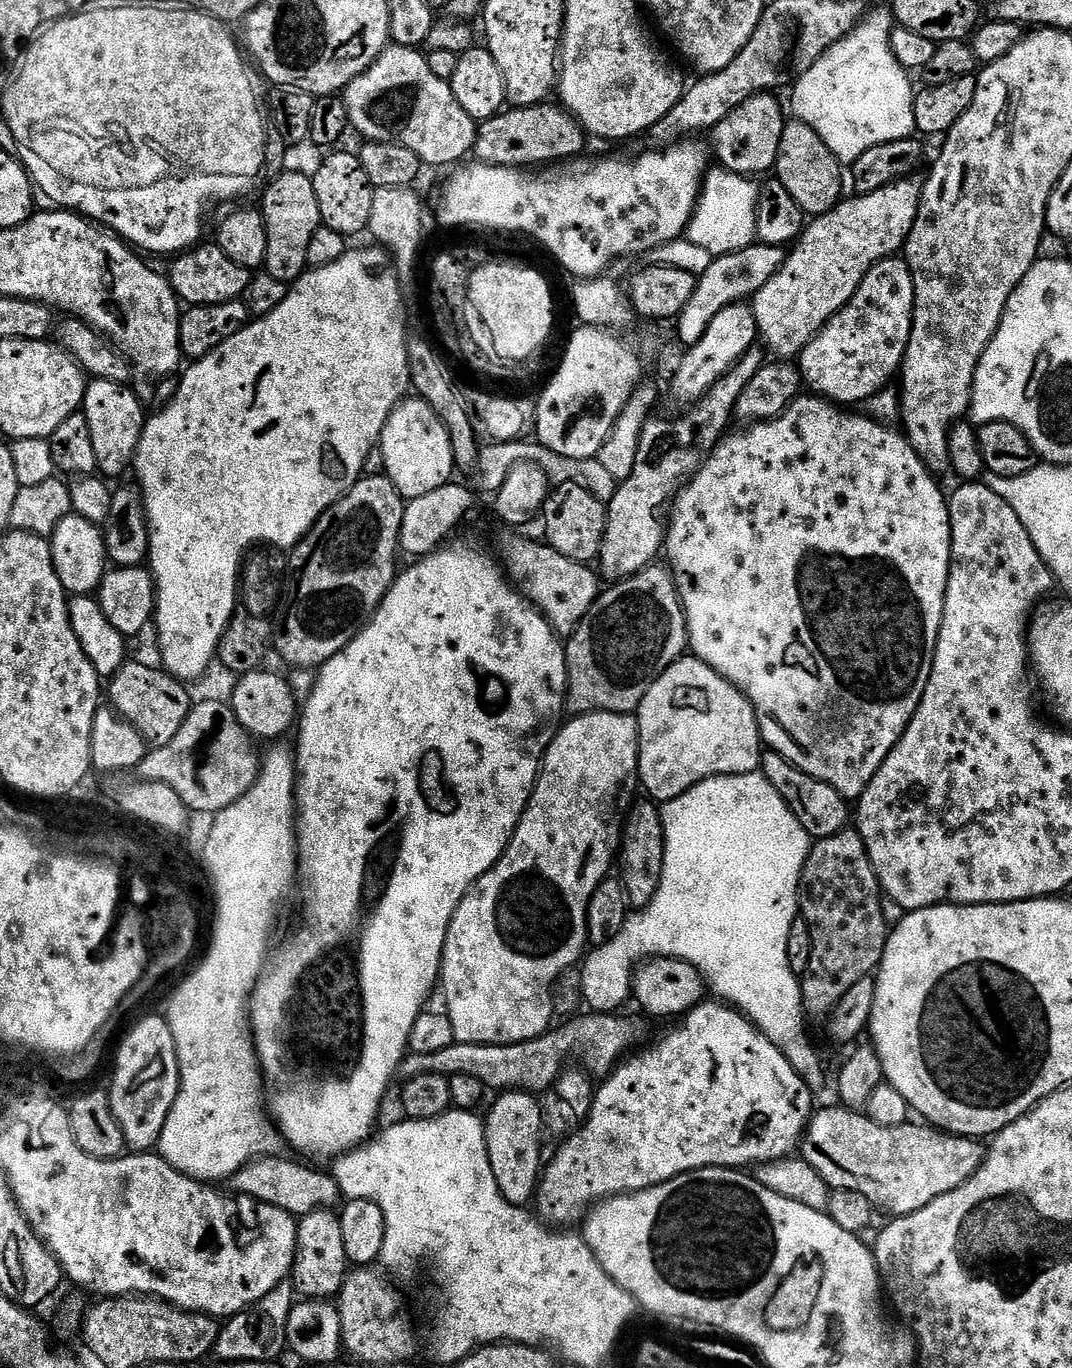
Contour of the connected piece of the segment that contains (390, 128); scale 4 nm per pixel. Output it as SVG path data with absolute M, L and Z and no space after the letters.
M399 46L385 48L361 76L348 83L342 99L348 111L349 125L353 129L357 128L365 141L377 140L406 146L406 150L414 150L414 154L418 154L421 165L456 164L467 152L469 155L475 149L477 121L472 120L470 114L462 110L462 106L458 106L458 98L454 98L451 83L434 74L423 51Z

